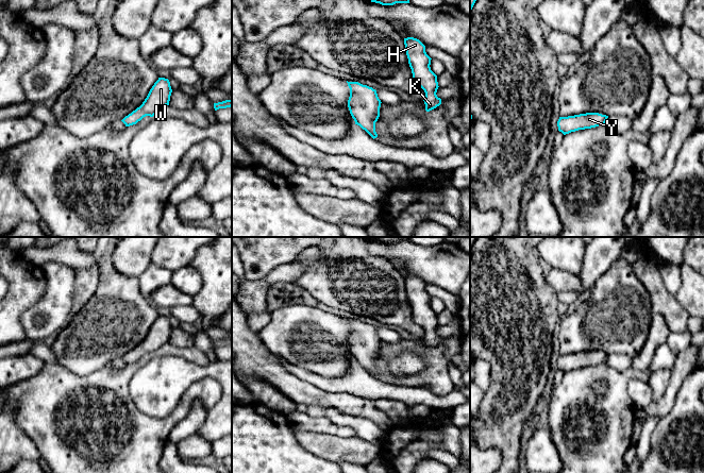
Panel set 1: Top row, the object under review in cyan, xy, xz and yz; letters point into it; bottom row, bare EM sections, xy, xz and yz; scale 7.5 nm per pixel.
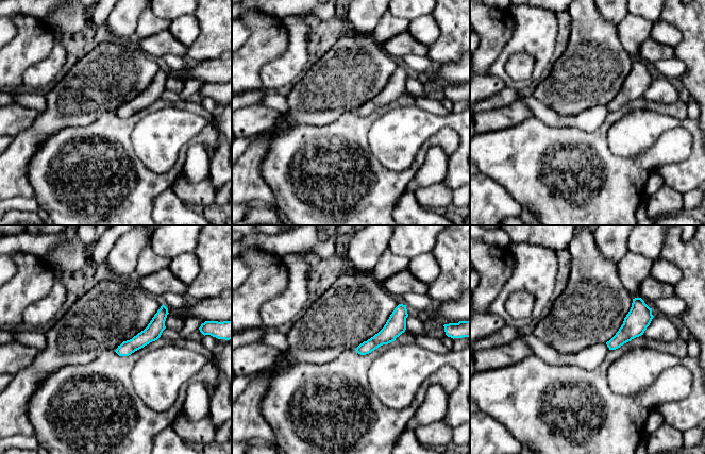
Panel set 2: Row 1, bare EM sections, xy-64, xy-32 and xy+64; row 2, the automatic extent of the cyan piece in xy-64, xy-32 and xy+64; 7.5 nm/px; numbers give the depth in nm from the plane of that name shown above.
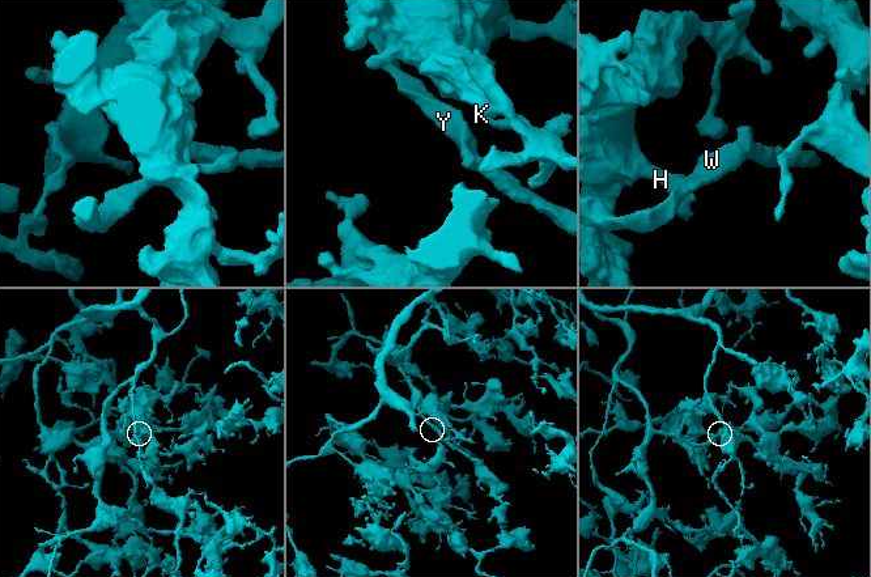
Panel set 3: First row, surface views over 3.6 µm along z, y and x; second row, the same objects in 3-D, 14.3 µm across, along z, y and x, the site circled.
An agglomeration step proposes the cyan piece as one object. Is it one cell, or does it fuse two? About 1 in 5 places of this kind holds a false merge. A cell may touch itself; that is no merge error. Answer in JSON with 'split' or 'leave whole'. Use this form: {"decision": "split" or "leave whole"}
{"decision": "leave whole"}

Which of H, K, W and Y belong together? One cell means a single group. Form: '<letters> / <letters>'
H K W Y

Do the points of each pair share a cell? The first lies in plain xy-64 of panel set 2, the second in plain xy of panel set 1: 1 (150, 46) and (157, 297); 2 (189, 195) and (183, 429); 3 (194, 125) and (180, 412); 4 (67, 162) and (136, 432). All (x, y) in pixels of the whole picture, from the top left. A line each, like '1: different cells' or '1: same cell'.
1: same cell
2: different cells
3: different cells
4: same cell

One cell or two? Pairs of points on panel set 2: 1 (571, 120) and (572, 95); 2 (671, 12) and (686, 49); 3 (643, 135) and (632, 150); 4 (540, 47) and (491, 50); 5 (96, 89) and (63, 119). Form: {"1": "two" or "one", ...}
{"1": "two", "2": "one", "3": "one", "4": "two", "5": "one"}

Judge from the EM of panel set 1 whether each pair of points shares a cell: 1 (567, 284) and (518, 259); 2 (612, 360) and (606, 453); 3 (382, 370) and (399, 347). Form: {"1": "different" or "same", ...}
{"1": "different", "2": "different", "3": "same"}

